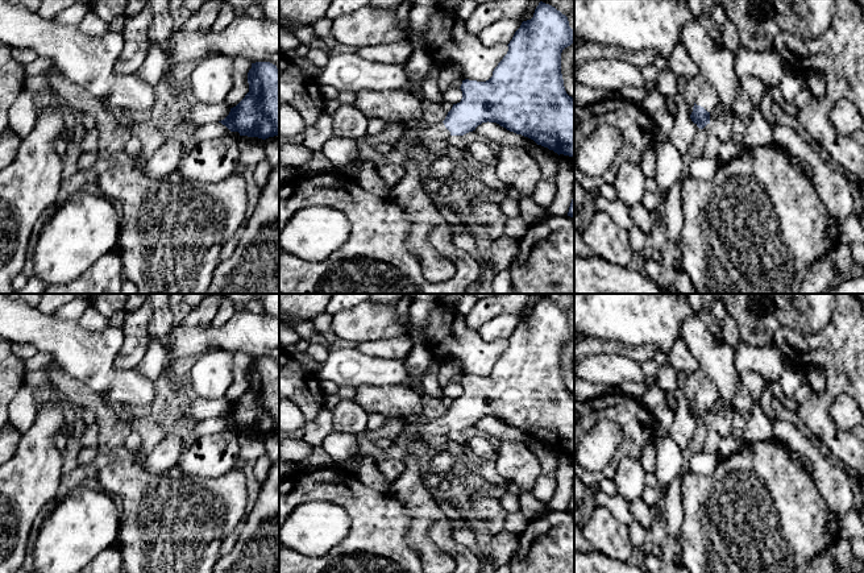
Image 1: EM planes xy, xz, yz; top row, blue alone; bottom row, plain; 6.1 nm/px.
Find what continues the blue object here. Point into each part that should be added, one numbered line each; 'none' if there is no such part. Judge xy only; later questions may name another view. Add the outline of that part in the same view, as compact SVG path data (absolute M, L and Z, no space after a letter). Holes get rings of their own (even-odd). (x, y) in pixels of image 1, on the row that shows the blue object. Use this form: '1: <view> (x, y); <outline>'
none

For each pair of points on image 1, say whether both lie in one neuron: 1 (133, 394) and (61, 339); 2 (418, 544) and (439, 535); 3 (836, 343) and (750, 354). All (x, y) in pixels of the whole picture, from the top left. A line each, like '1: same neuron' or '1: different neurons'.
1: same neuron
2: different neurons
3: different neurons

